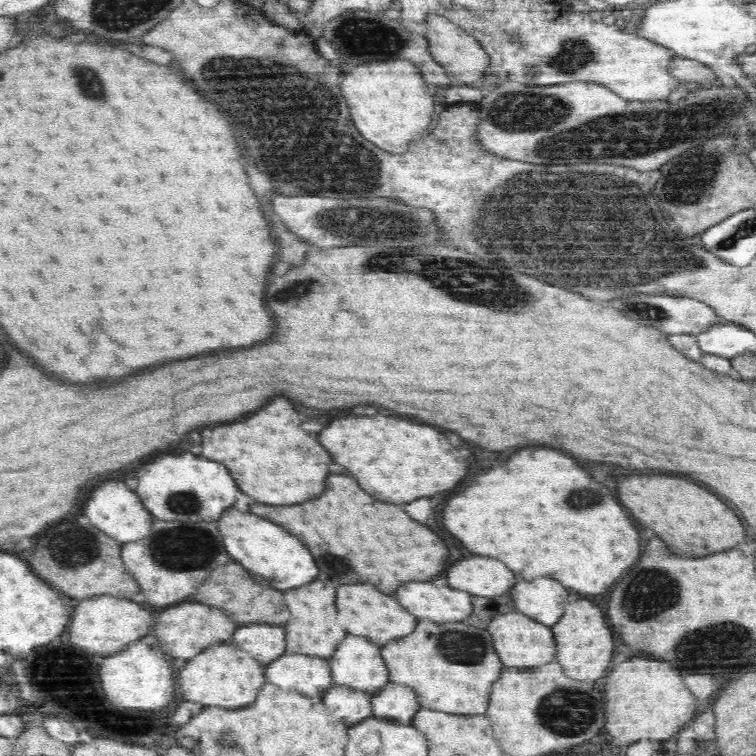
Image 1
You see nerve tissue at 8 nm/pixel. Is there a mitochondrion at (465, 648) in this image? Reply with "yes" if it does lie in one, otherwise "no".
yes

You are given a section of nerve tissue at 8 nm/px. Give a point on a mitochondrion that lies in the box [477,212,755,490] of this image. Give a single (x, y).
(649, 311)

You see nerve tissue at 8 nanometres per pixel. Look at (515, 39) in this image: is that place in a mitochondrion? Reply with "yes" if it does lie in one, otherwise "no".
yes

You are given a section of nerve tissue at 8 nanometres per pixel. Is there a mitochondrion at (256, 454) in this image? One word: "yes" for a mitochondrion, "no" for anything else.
no

